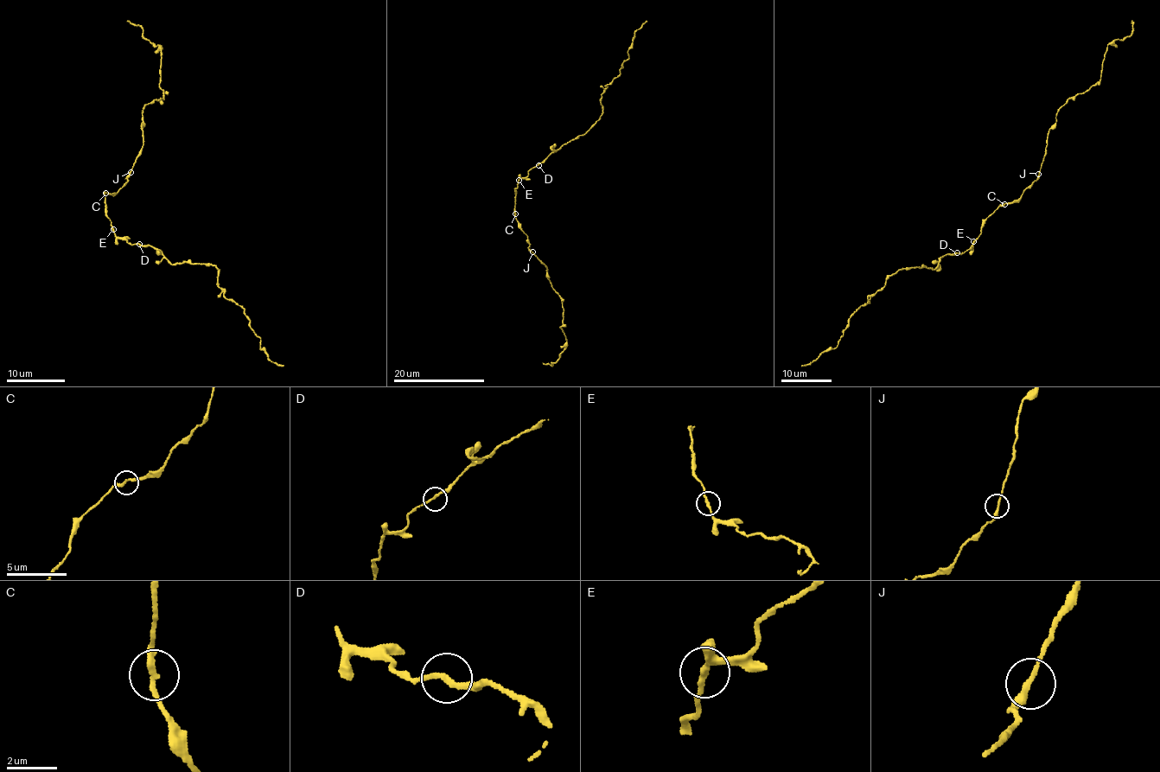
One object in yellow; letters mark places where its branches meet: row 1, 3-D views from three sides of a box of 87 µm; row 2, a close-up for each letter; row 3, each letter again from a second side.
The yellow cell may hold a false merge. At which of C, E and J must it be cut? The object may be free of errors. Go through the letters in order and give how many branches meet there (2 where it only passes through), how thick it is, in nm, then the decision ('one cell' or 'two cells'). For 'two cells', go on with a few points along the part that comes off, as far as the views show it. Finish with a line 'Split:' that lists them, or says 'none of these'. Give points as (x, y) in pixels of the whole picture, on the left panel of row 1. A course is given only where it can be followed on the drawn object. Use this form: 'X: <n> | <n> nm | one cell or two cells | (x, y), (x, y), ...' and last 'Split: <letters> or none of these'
C: 2 | 220 nm | one cell
E: 2 | 200 nm | one cell
J: 2 | 220 nm | one cell
Split: none of these

